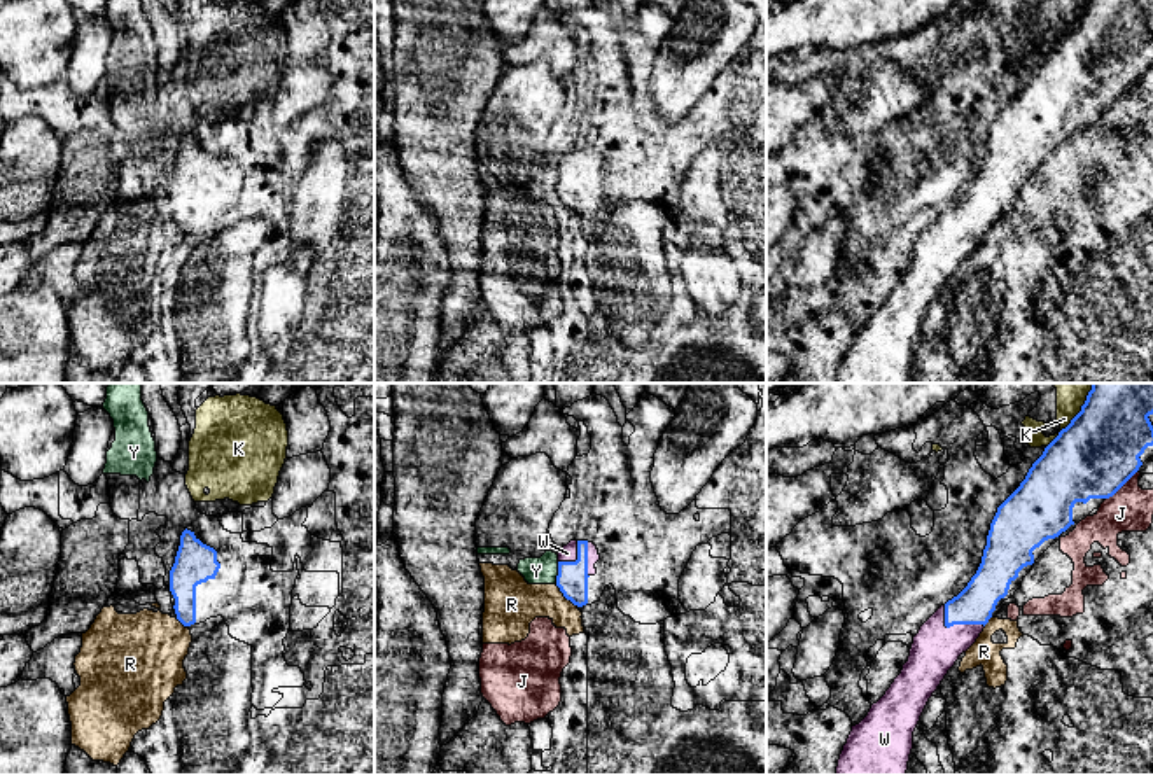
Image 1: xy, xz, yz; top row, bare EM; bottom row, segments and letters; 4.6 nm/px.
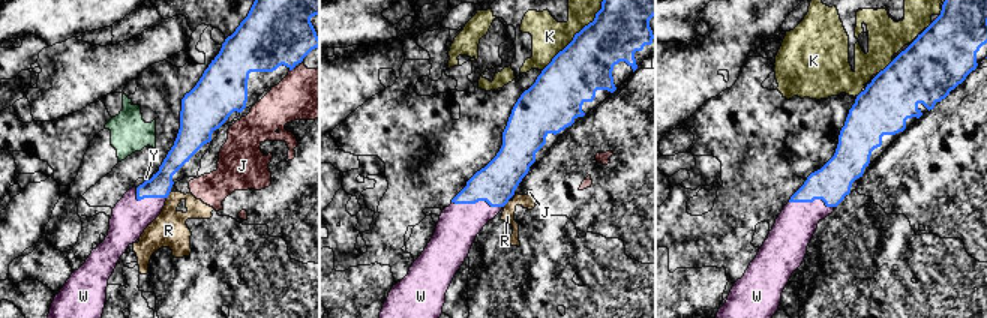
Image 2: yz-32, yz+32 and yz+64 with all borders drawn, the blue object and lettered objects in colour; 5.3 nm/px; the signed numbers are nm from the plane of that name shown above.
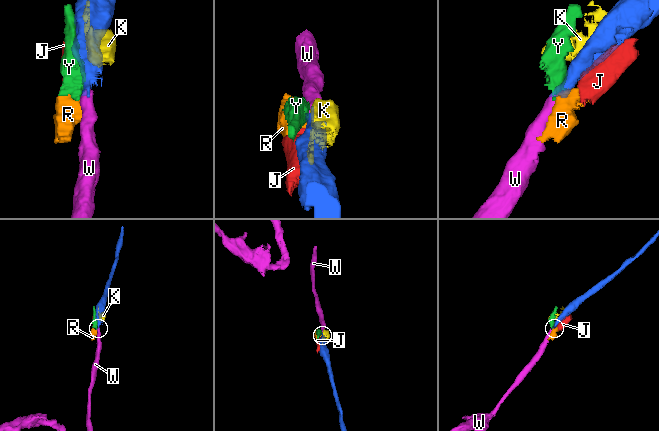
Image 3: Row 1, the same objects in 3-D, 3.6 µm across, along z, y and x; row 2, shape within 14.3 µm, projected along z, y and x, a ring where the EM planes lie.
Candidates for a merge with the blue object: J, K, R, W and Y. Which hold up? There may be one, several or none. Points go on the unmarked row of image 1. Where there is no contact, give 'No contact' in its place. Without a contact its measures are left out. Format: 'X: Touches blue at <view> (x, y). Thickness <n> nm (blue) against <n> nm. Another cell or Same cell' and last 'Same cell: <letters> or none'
J: Touches blue at yz (1122, 93). Thickness 380 nm (blue) against 200 nm. Another cell
K: Touches blue at yz (1071, 28). Thickness 380 nm (blue) against 110 nm. Another cell
R: Touches blue at xz (566, 205). Thickness 140 nm (blue) against 240 nm. Another cell
W: Touches blue at yz (956, 231). Thickness 180 nm (blue) against 220 nm. Same cell
Y: Touches blue at xz (559, 181). Thickness 140 nm (blue) against 130 nm. Another cell
Same cell: W

